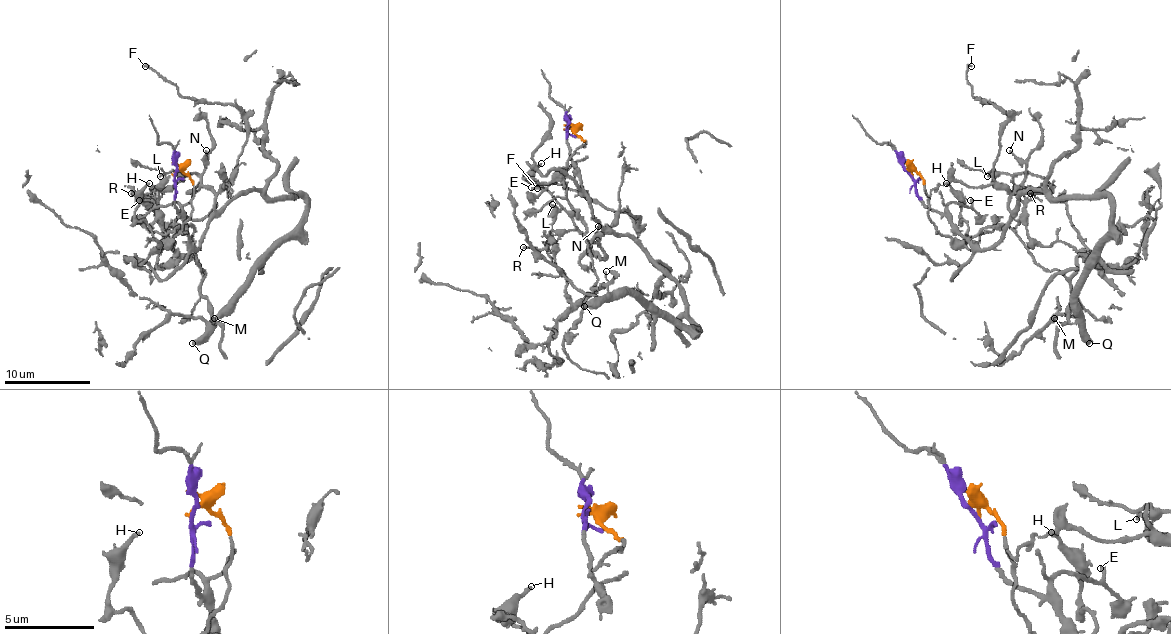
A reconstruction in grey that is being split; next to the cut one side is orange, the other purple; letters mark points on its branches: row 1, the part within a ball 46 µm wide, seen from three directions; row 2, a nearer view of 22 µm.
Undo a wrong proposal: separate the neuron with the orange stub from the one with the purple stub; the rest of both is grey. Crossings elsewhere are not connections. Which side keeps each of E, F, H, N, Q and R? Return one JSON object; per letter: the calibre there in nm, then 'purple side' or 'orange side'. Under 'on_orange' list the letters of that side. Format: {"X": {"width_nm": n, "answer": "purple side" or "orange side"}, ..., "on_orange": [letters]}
{"E": {"width_nm": 180, "answer": "purple side"}, "F": {"width_nm": 240, "answer": "purple side"}, "H": {"width_nm": 220, "answer": "orange side"}, "N": {"width_nm": 160, "answer": "purple side"}, "Q": {"width_nm": 440, "answer": "purple side"}, "R": {"width_nm": 180, "answer": "orange side"}, "on_orange": ["H", "R"]}

